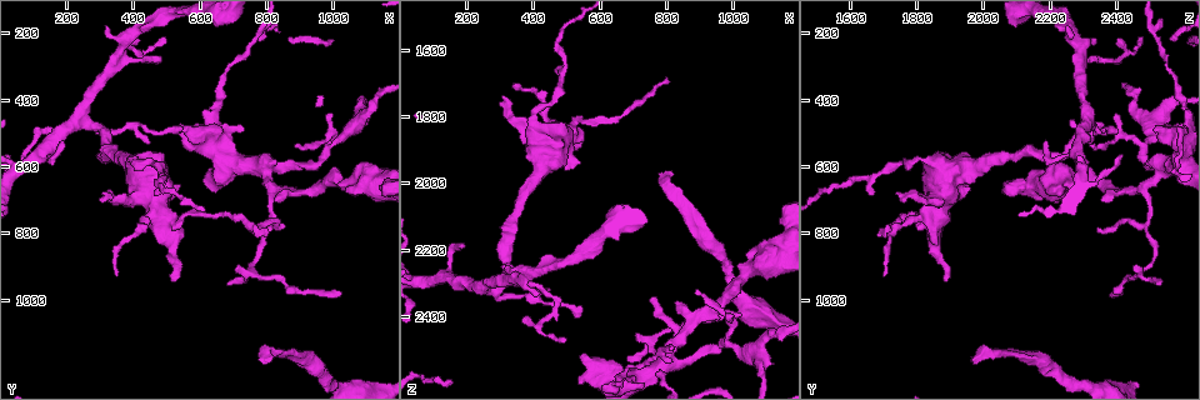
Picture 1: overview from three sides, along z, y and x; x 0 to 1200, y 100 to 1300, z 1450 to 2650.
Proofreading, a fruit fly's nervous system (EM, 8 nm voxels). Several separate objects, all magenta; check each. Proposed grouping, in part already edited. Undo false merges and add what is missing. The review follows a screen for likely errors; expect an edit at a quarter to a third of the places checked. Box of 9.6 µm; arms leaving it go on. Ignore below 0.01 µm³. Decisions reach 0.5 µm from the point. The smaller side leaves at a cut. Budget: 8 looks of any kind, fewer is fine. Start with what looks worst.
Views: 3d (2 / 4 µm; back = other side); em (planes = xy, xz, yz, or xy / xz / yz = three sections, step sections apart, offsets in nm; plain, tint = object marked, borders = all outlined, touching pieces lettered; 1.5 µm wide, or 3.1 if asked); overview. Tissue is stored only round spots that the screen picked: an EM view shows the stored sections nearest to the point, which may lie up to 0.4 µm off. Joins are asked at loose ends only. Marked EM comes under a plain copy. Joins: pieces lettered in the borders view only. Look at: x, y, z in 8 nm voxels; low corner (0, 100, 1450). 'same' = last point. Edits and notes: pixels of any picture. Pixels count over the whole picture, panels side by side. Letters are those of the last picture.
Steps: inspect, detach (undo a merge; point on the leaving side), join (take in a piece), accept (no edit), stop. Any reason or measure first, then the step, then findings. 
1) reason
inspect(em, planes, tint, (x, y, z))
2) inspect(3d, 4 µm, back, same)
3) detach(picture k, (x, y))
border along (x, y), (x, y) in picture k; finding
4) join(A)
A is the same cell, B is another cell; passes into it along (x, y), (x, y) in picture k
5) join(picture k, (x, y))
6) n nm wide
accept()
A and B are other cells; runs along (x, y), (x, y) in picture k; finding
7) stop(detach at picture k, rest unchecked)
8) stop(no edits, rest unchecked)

long arm stops here
inspect(3d, 2 µm, (800, 1180, 1960))

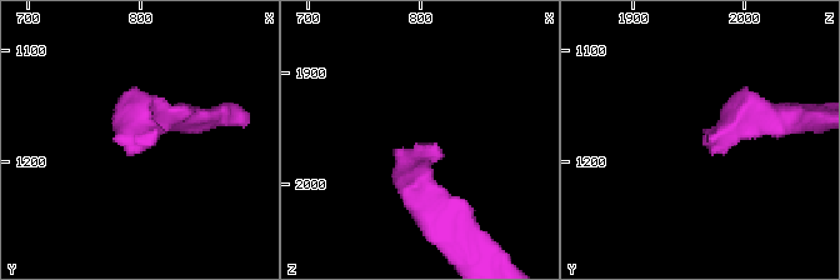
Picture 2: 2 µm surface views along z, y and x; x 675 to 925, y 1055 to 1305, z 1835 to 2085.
inspect(em, planes, borders, (800, 1178, 1962))

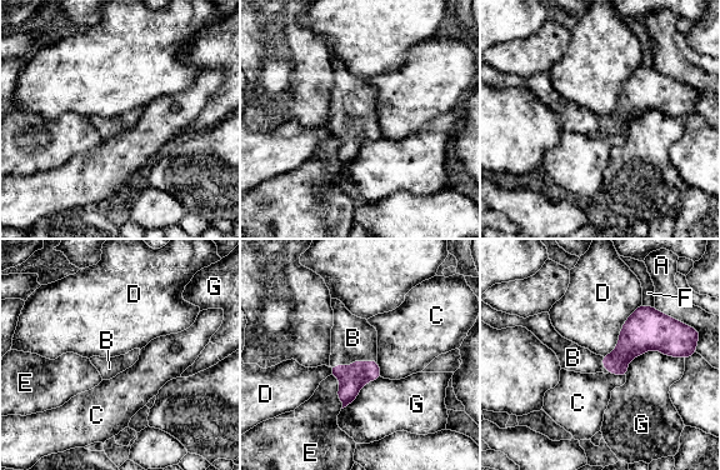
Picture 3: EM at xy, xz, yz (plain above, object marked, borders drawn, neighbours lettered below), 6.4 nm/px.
140 nm wide
join(B)
B is the same cell, A, C, D, E, F and G are other cells; passes into it along (353, 378), (354, 363), (353, 338) in picture 3; it goes on there

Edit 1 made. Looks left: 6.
thick end
inspect(3d, 2 µm, (520, 660, 1960))

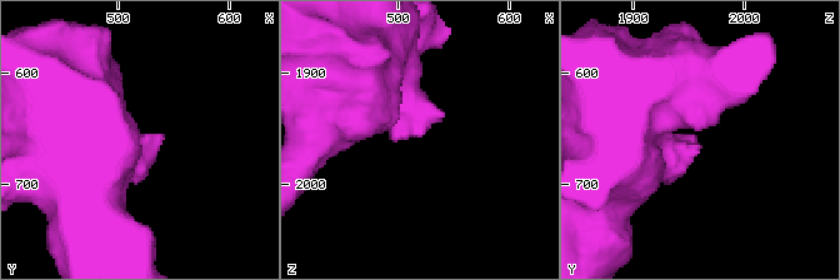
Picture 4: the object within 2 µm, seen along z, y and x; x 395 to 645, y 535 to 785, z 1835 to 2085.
need the tissue
inspect(em, planes, borders, (520, 654, 1958))

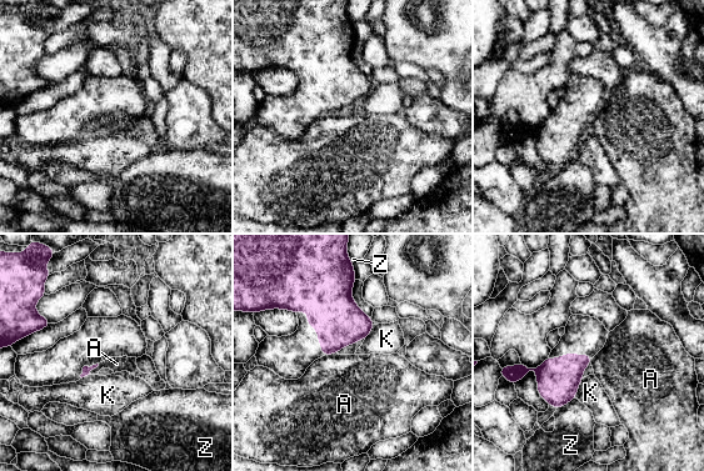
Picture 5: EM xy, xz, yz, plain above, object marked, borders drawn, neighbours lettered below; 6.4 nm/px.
Z touches over 140 nm
accept()
A, K and Z are other cells; border along (336, 352), (324, 356) in picture 5; none of them fits

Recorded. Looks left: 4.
stop(join at picture 3, rest unchecked)

